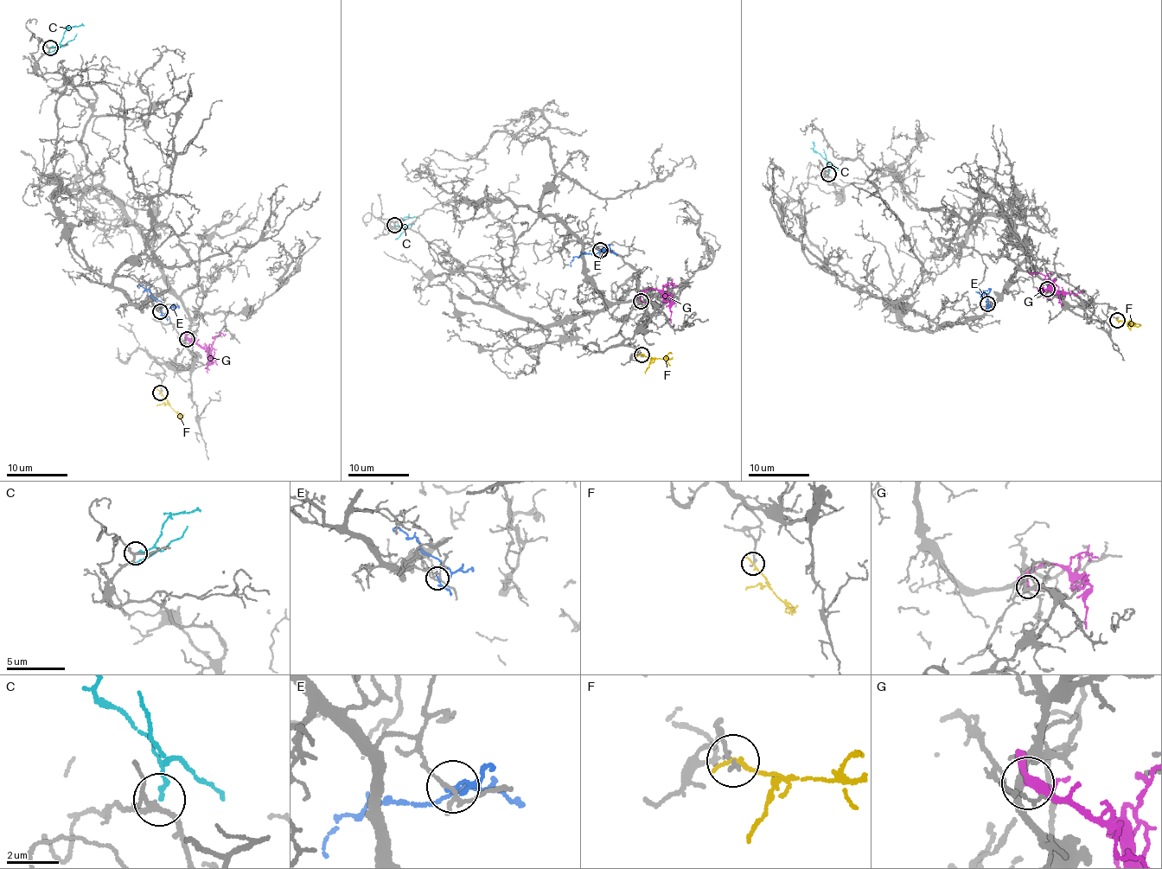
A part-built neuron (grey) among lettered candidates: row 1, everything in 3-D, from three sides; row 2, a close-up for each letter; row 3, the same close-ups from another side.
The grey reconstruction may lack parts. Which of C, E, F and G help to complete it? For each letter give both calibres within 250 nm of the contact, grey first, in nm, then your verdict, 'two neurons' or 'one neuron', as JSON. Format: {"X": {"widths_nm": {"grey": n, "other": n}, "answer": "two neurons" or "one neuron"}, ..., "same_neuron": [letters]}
{"C": {"widths_nm": {"grey": 150, "other": 140}, "answer": "one neuron"}, "E": {"widths_nm": {"grey": 130, "other": 100}, "answer": "two neurons"}, "F": {"widths_nm": {"grey": 200, "other": 170}, "answer": "two neurons"}, "G": {"widths_nm": {"grey": 240, "other": 90}, "answer": "two neurons"}, "same_neuron": ["C"]}

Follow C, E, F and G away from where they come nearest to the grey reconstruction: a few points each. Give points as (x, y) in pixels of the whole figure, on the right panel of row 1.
C: (827, 174), (827, 164), (820, 153), (815, 153), (814, 143)
E: (987, 304), (986, 298), (980, 291), (987, 290)
F: (1118, 320), (1131, 325), (1130, 329), (1129, 324)
G: (1048, 289), (1039, 292), (1053, 283), (1042, 273), (1029, 273)

